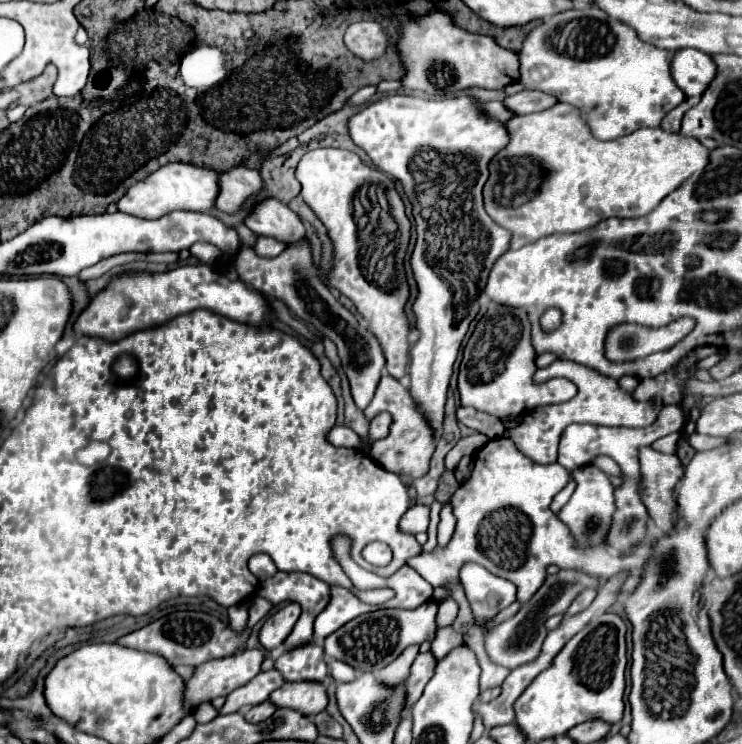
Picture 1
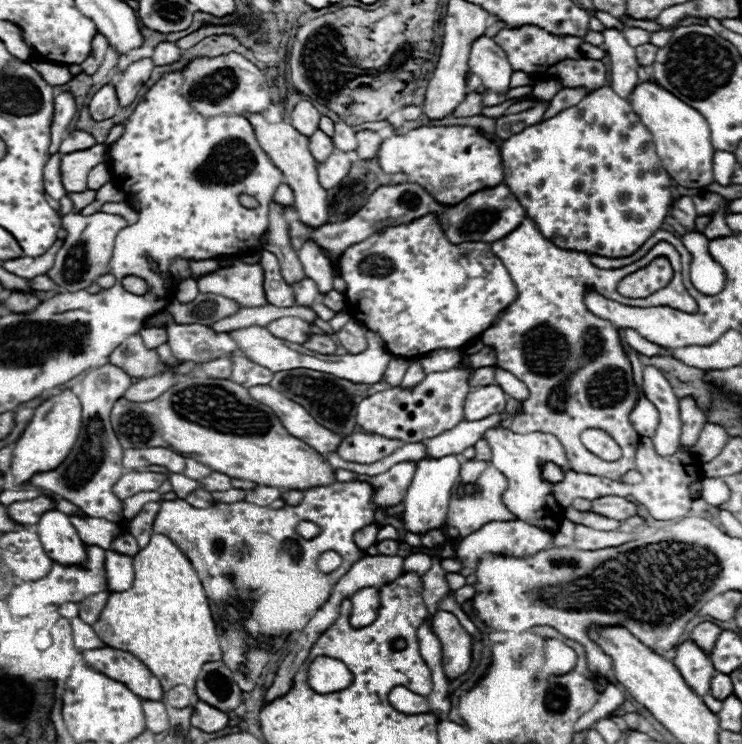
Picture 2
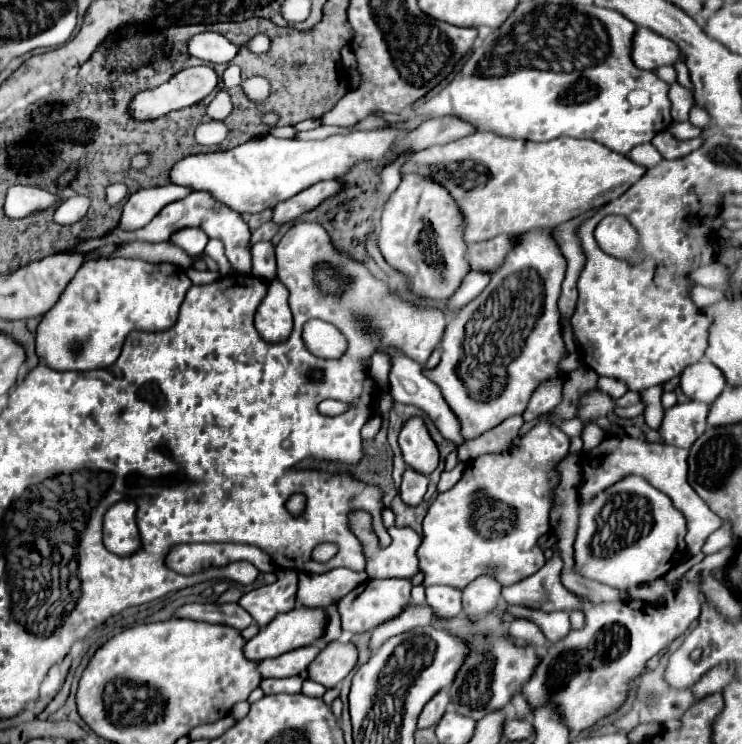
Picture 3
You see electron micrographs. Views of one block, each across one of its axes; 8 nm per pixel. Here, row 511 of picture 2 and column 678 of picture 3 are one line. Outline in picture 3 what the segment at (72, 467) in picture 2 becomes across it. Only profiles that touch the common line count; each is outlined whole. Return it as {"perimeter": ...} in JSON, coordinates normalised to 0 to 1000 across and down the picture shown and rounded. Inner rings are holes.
{"perimeter":[[[906,110],[903,121],[900,121],[900,129],[903,129],[903,140],[906,140],[908,164],[925,164],[933,142],[935,142],[933,121],[922,118],[916,110]]]}

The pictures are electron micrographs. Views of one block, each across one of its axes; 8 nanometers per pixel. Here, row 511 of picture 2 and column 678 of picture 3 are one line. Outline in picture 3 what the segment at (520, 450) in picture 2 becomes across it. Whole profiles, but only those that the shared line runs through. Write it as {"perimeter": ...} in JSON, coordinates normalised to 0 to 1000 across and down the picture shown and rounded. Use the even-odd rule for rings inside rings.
{"perimeter":[[[846,640],[782,683],[782,704],[774,728],[776,763],[784,774],[833,793],[876,782],[892,777],[903,763],[925,753],[925,715],[925,694],[908,683],[895,661],[876,653],[863,640]]]}

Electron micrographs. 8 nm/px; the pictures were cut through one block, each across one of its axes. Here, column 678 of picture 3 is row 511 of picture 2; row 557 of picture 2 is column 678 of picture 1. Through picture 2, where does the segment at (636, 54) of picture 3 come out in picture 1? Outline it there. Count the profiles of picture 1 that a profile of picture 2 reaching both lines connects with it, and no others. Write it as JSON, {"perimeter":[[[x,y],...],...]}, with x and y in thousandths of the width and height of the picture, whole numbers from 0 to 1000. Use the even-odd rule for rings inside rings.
{"perimeter":[[[916,65],[906,70],[903,97],[925,129],[946,129],[965,99],[965,86],[949,70],[935,65]]]}

